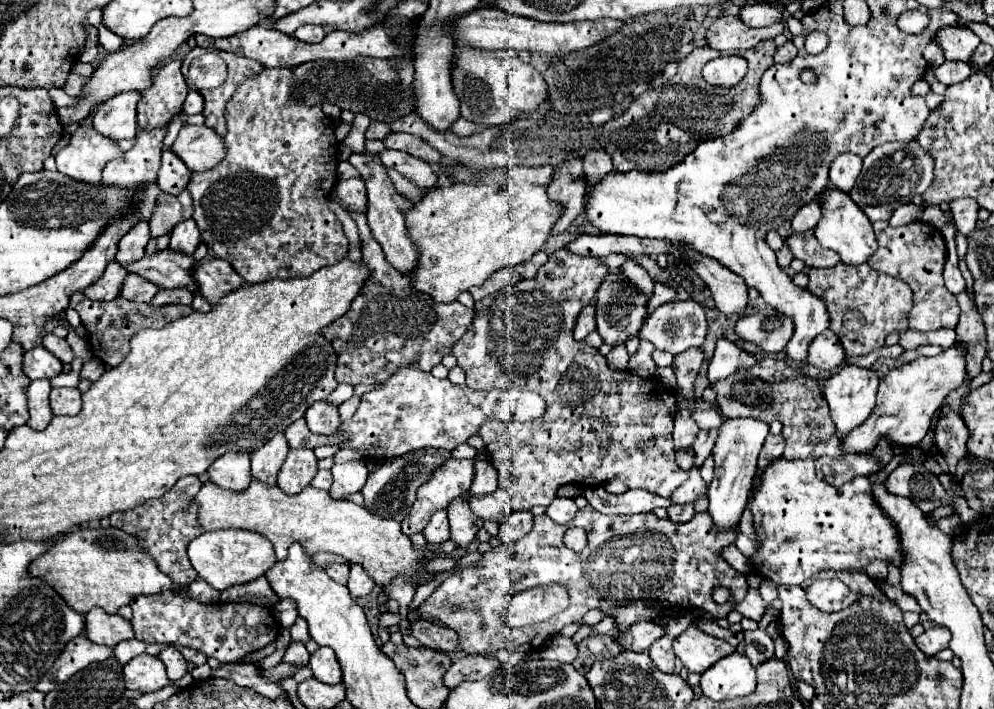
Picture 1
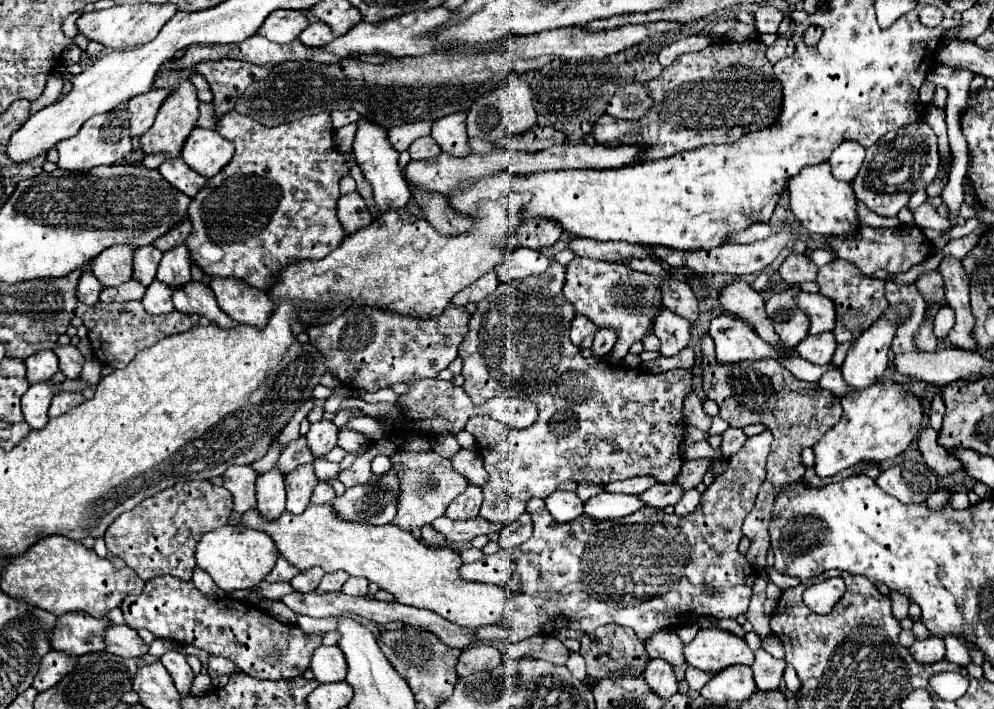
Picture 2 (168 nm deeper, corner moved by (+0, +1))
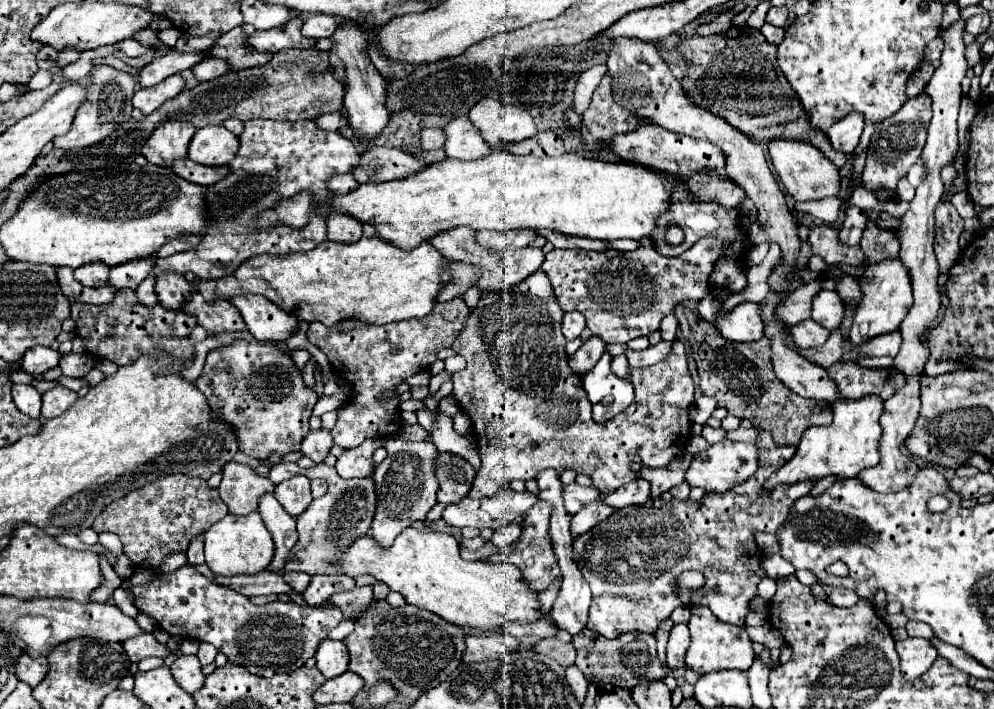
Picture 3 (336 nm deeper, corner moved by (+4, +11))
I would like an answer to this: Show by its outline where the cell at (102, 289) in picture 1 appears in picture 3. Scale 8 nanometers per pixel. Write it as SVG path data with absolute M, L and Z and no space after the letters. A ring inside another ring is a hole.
M56 267L56 277L58 277L62 293L66 293L66 297L70 301L74 301L78 297L78 293L82 293L82 285L78 285L78 281L74 281L74 269Z

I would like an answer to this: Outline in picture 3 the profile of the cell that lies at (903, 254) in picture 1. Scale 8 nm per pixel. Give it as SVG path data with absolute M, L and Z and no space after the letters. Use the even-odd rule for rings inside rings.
M828 225L812 227L808 243L812 247L812 255L820 255L826 261L826 265L830 265L830 267L834 267L834 265L856 267L864 261L864 253L862 253L860 245L854 245L854 247L842 245L838 241L838 231L834 231Z

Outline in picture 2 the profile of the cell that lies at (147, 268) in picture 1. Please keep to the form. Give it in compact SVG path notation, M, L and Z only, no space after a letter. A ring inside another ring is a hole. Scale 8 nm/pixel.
M188 281L184 285L172 287L172 301L178 311L196 313L208 317L212 323L220 327L234 327L234 319L230 319L216 303L212 289L202 281Z

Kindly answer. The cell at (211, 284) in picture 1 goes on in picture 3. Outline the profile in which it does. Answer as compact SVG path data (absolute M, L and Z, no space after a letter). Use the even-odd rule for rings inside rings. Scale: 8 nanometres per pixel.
M262 295L232 297L230 303L238 307L248 331L258 341L286 341L298 329L298 317L282 311Z

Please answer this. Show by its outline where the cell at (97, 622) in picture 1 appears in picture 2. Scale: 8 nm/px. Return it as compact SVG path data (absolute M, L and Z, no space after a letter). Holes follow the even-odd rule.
M110 621L110 625L102 633L102 639L106 643L106 651L120 657L140 657L148 653L148 645L128 625L118 625Z

